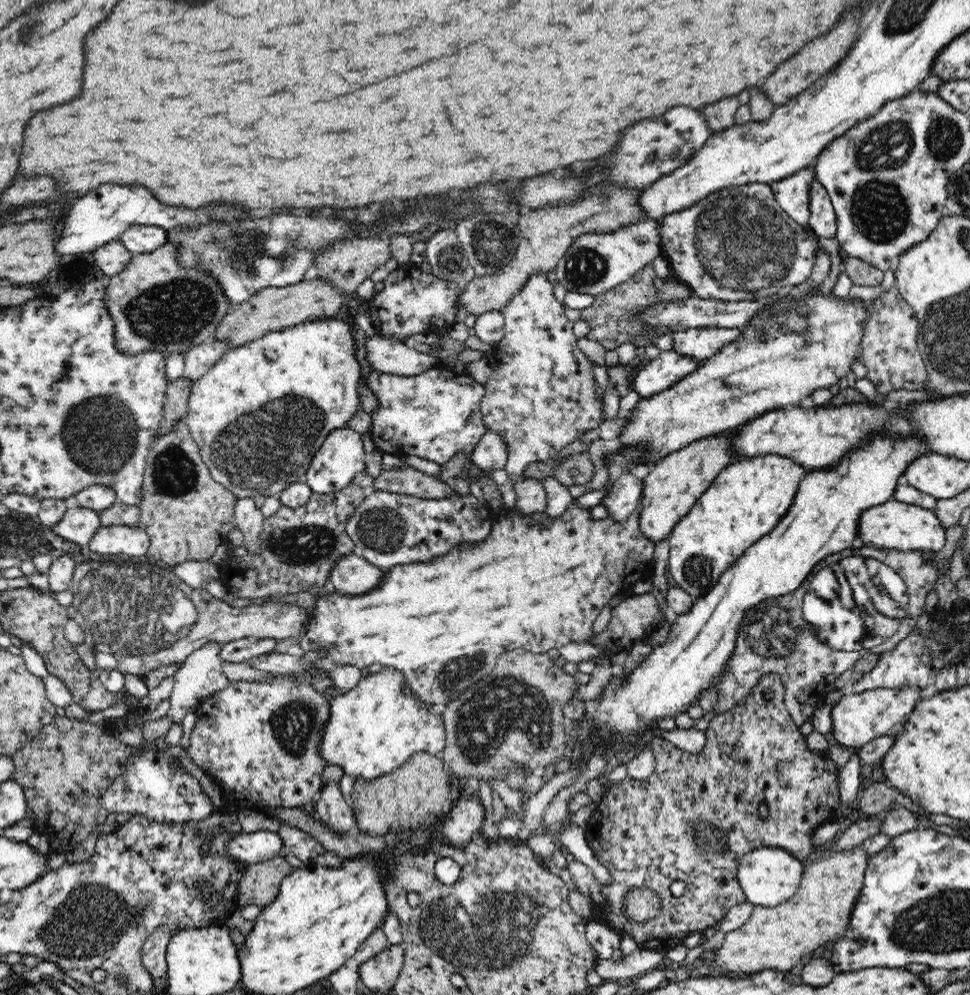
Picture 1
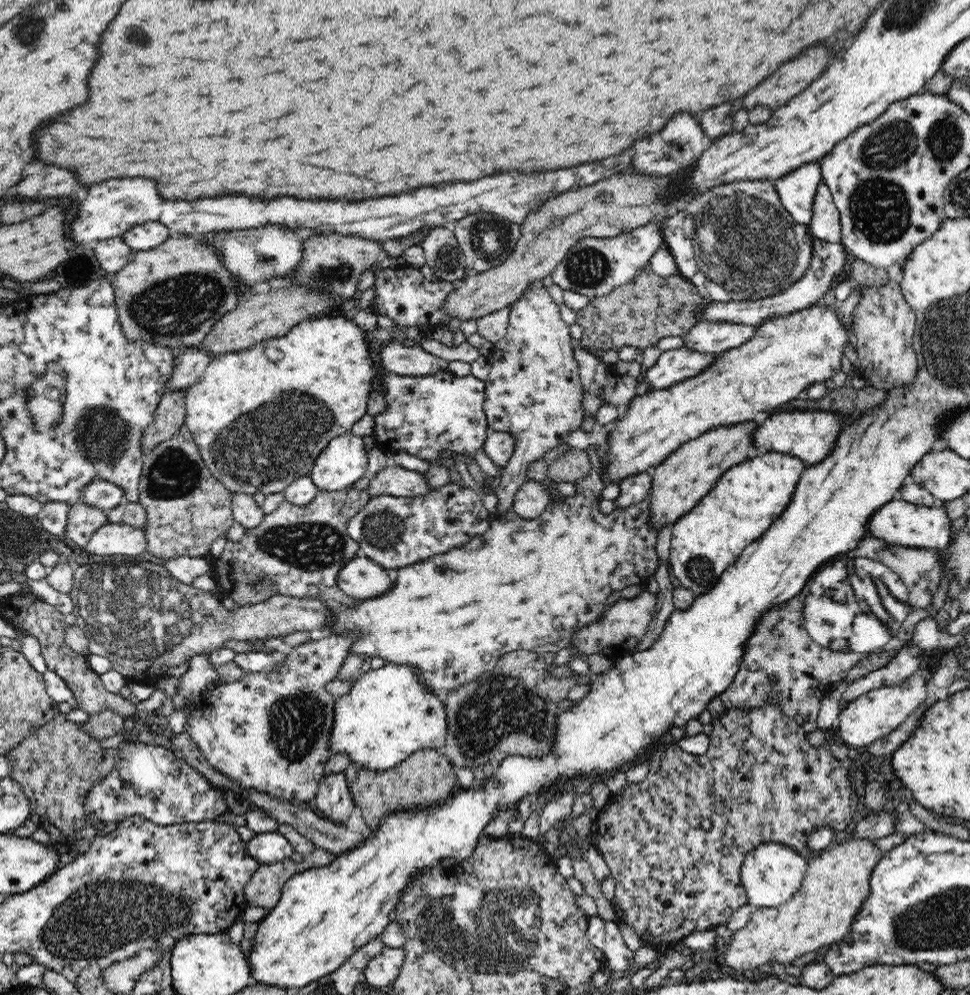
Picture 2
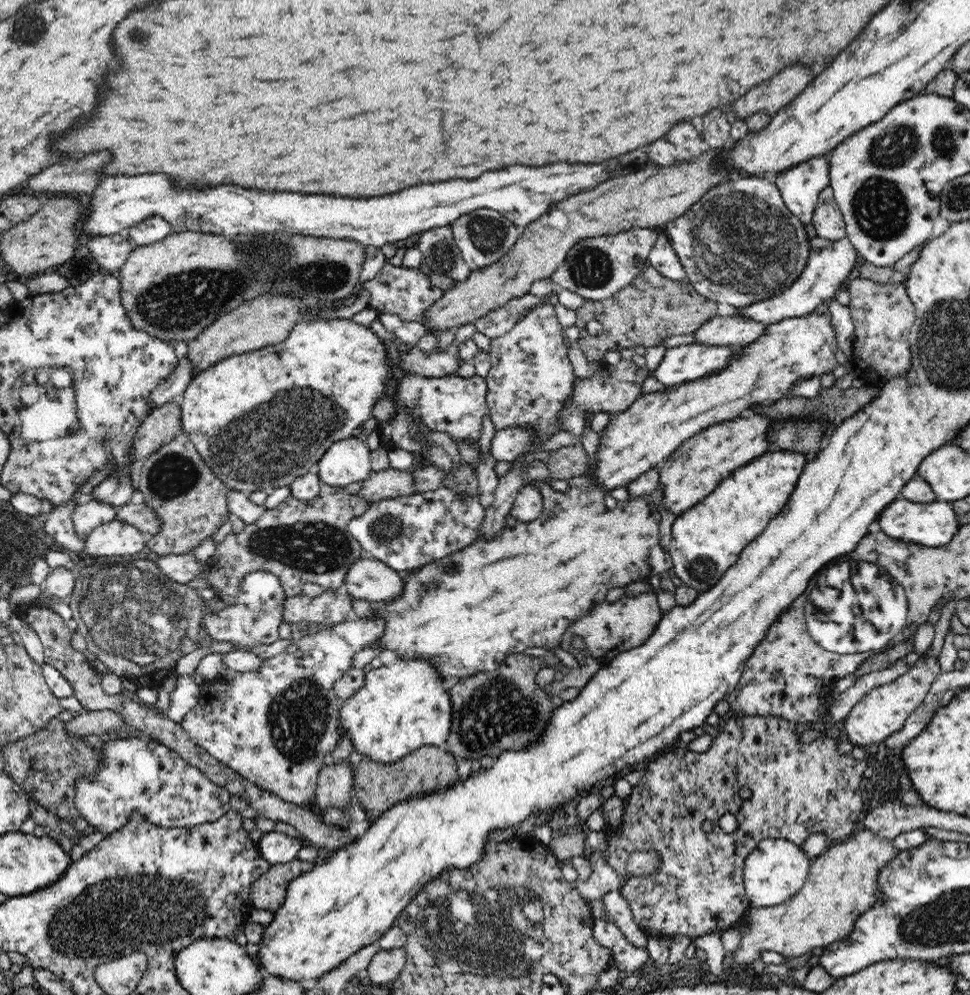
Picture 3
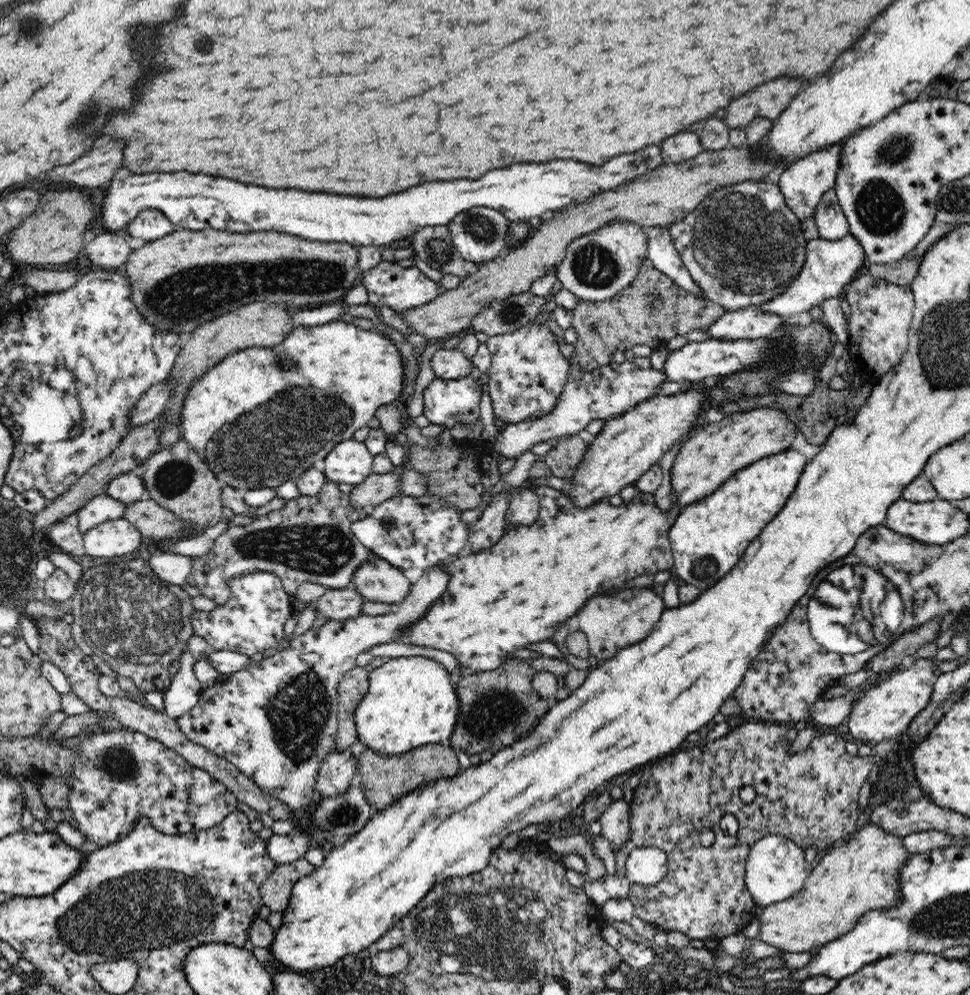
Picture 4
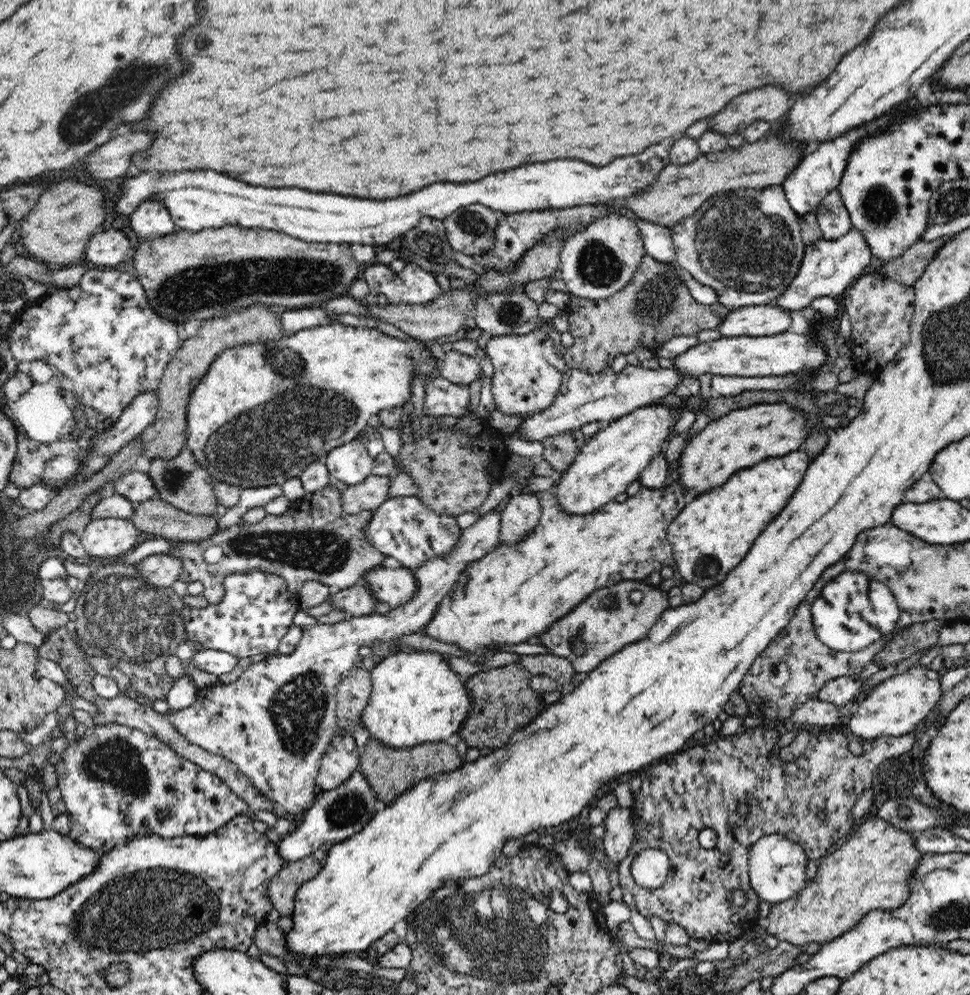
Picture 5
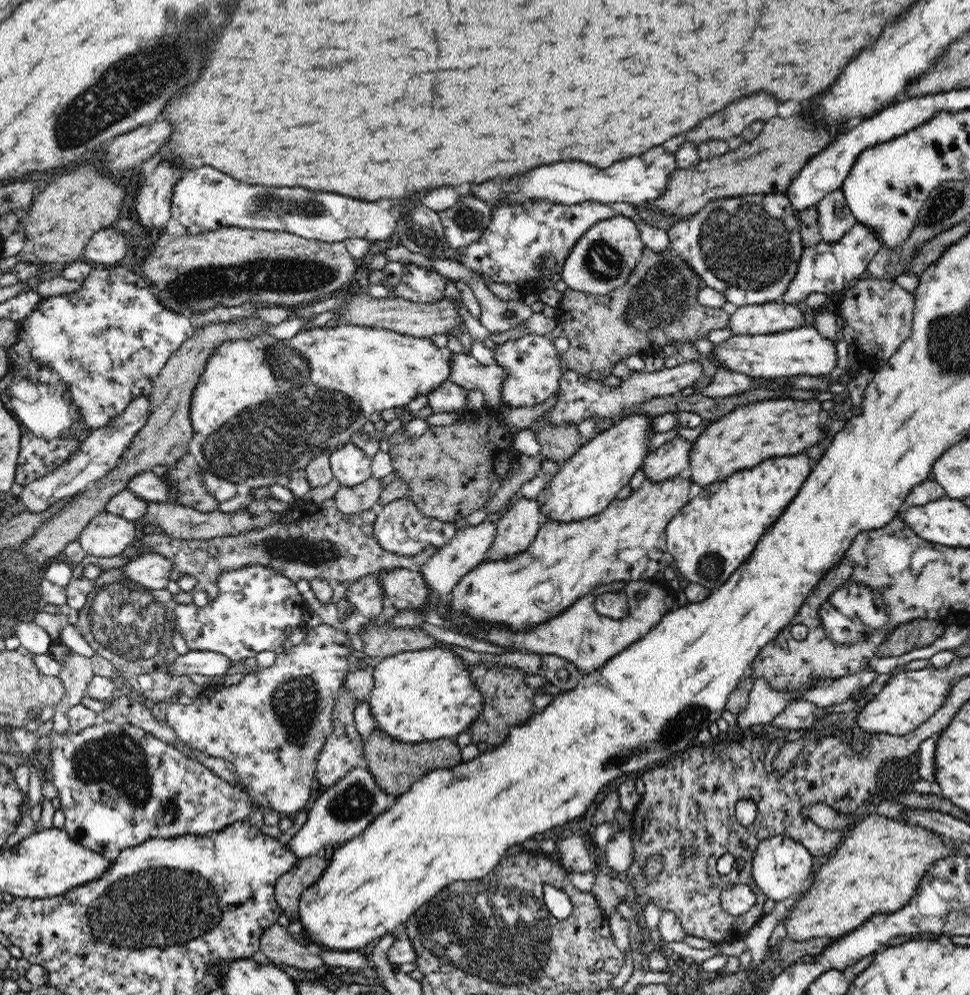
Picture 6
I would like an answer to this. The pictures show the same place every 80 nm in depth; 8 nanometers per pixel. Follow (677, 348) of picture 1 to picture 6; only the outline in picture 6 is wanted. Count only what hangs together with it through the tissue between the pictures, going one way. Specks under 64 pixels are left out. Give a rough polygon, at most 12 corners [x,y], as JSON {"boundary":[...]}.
{"boundary":[[784,302],[738,307],[726,328],[767,335],[810,323]]}

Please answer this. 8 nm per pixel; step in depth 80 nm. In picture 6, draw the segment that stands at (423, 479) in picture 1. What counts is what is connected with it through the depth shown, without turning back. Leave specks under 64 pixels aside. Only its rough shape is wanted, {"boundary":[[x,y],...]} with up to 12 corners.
{"boundary":[[371,476],[334,493],[338,510],[377,508],[385,480]]}

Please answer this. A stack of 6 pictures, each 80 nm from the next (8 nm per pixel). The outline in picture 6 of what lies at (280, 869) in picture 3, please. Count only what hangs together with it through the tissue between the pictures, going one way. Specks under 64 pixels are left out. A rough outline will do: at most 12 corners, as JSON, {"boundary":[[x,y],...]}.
{"boundary":[[304,857],[278,878],[274,898],[283,921],[298,921],[300,892],[328,860]]}

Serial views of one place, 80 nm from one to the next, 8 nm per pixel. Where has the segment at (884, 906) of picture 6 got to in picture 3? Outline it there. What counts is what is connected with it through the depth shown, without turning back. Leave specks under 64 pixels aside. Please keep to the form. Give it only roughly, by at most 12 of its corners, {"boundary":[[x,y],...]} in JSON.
{"boundary":[[868,829],[812,859],[792,898],[750,908],[732,952],[802,956],[848,937],[896,854]]}

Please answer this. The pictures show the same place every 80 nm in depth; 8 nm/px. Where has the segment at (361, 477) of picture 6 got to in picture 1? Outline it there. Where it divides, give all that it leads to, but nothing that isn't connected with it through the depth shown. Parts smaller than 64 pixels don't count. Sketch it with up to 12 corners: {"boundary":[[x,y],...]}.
{"boundary":[[348,425],[326,434],[306,470],[313,493],[342,490],[365,470]]}

